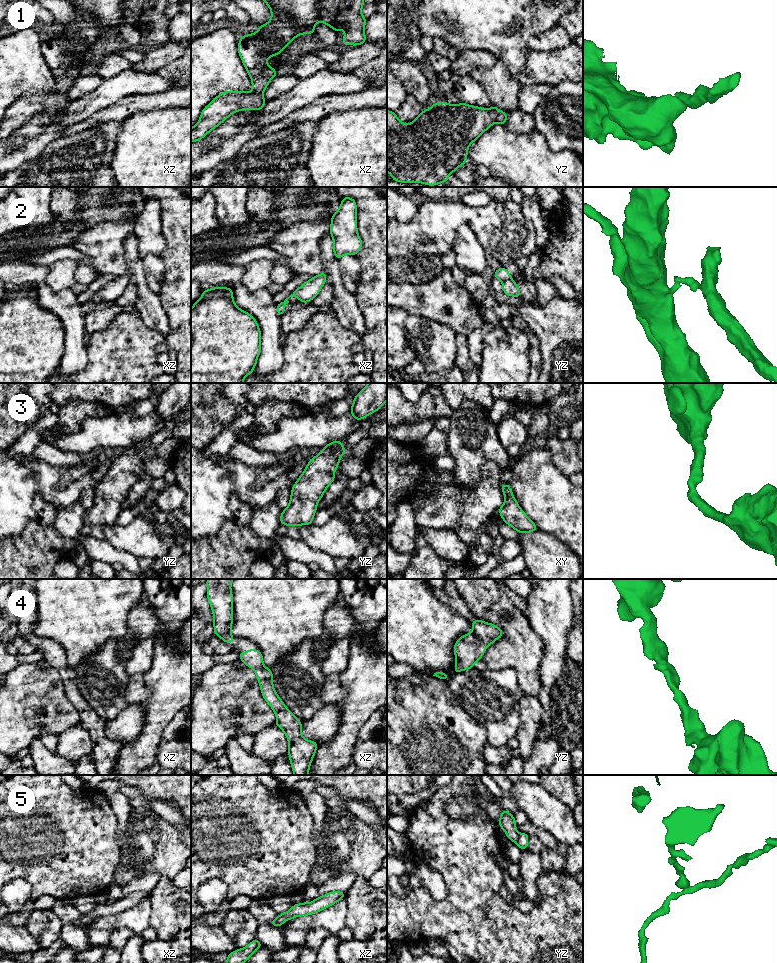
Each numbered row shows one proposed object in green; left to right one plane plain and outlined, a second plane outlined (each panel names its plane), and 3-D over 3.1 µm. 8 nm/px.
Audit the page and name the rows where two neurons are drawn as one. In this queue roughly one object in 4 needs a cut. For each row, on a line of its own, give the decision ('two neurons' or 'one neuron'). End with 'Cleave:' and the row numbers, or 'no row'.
1: one neuron
2: two neurons
3: one neuron
4: one neuron
5: one neuron
Cleave: 2

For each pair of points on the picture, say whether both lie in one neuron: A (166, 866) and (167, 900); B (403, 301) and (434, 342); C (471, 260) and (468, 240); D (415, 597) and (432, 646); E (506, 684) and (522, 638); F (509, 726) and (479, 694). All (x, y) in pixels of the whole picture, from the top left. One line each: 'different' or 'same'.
A: different
B: different
C: same
D: same
E: different
F: same

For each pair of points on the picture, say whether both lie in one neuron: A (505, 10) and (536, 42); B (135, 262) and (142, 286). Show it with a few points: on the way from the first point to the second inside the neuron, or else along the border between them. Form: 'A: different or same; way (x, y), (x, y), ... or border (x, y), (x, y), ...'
A: different; border (552, 26), (534, 33), (528, 40), (528, 48)
B: same; way (135, 268), (139, 280)

